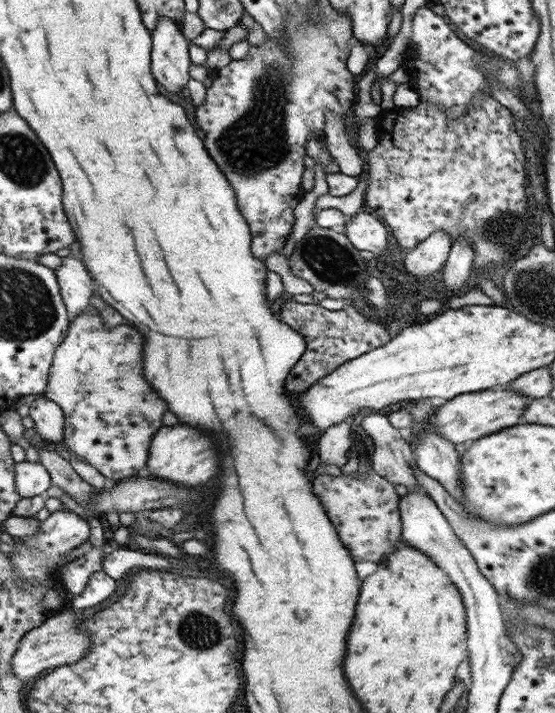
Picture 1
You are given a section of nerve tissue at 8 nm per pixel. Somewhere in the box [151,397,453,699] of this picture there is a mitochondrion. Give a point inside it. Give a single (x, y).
(196, 631)

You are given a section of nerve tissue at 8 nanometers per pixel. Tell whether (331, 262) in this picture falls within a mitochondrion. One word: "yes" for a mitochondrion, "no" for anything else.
yes

